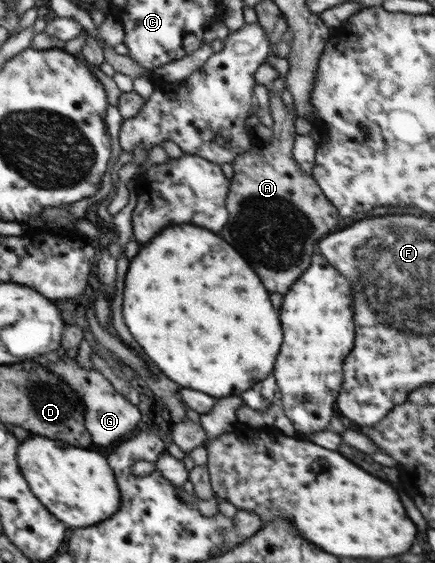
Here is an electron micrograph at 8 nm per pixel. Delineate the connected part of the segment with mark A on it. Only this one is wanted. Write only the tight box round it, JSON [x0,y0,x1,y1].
[221,93,338,293]

